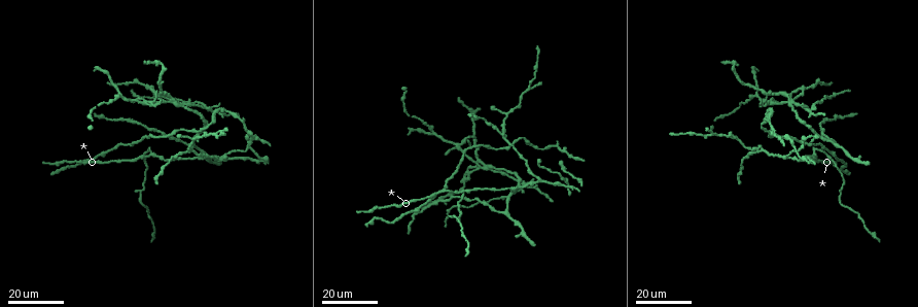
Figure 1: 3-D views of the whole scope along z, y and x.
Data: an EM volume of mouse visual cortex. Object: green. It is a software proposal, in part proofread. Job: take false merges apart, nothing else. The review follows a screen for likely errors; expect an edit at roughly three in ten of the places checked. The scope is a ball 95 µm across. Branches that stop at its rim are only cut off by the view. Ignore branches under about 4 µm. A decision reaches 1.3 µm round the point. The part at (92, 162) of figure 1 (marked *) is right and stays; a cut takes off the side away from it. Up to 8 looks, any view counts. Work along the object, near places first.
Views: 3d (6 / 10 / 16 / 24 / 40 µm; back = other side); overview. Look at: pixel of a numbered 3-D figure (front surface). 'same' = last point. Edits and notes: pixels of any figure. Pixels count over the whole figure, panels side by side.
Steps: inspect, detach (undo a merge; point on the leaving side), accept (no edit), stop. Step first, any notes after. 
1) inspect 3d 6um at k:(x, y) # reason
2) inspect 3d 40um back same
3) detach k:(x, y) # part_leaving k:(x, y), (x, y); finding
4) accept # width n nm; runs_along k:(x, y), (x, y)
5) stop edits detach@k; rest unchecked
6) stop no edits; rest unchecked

inspect 3d 24um at 1:(166, 100) # three-way junction

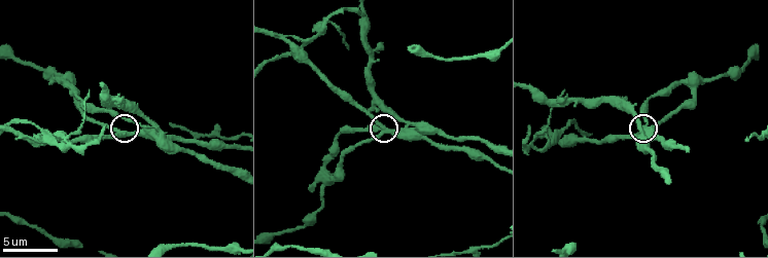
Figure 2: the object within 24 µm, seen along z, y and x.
inspect 3d 6um at 2:(123, 136)

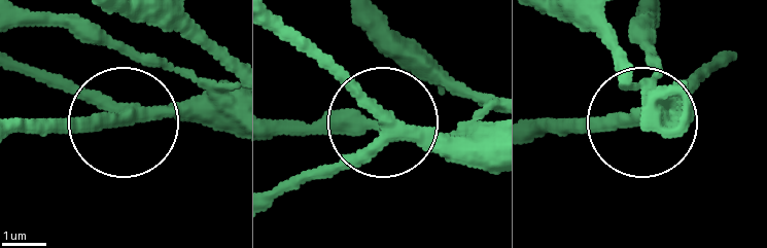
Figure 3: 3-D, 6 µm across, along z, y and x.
accept # arms 3; runs_along 3:(229, 132), (196, 116), (121, 116), (44, 76); one neuron here

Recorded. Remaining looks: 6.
inspect 3d 24um at 1:(209, 108) # looks like a crossing

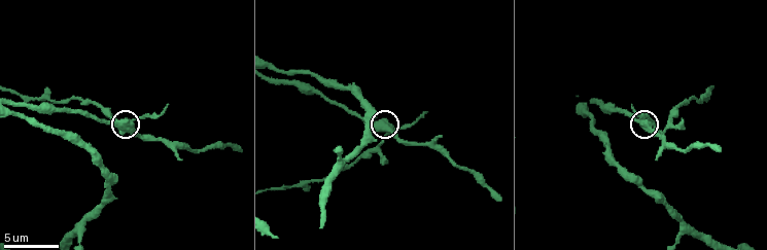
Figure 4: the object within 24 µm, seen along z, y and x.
inspect 3d 10um at 4:(388, 130)

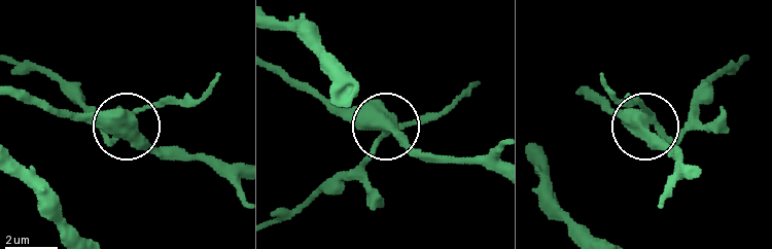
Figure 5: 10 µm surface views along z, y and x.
detach 5:(164, 106) # part_leaving 5:(383, 136), (318, 193), (279, 214); two neurons meet here

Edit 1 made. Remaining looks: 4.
inspect 3d 16um at 1:(504, 212)

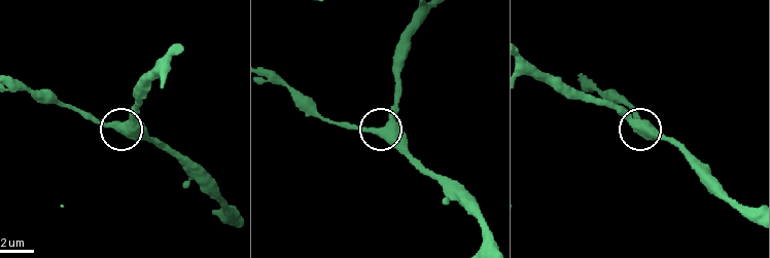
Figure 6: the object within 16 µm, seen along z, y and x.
inspect 3d 10um at 6:(378, 133)

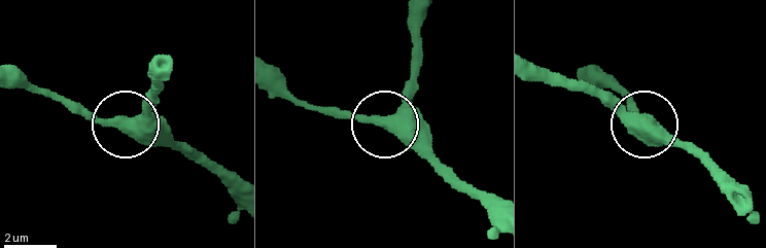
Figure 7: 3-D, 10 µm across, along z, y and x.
accept # side_arm 18 um; all the same neuron

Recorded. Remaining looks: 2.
inspect 3d 16um at 1:(756, 151) # four or more arms meet

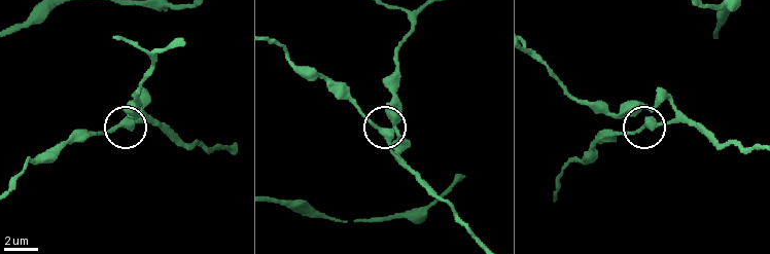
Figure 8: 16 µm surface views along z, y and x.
inspect 3d 10um at 8:(132, 120) # closer look

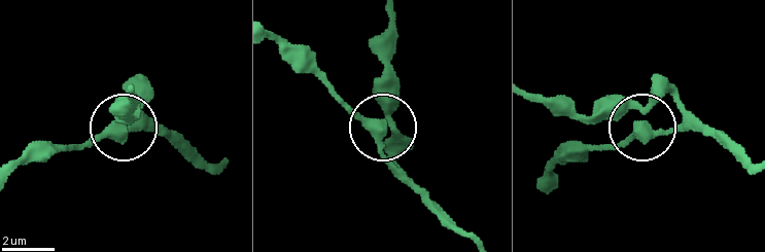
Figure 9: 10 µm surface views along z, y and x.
accept # arms 4; continuous, no second neuron

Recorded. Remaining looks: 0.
stop edits detach@5; rest unchecked

